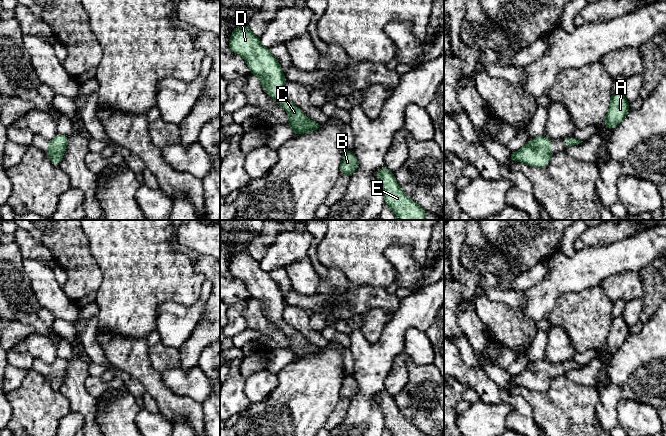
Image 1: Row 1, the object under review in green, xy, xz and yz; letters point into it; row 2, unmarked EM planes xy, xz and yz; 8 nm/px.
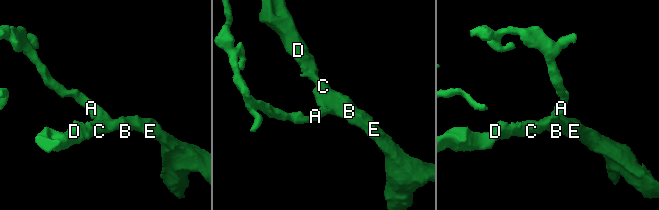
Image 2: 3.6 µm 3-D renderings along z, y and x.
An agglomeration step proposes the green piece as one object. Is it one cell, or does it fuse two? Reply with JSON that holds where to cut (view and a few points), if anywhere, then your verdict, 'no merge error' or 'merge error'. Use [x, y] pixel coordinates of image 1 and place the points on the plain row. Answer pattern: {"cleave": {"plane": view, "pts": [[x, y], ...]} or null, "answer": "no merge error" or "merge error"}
{"cleave": null, "answer": "no merge error"}

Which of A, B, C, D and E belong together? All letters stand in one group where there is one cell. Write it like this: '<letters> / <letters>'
A B C D E

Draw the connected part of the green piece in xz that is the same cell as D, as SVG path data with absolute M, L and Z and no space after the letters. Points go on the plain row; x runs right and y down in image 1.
M248 250L233 254L229 271L233 277L241 279L246 284L252 299L260 302L266 317L288 337L290 346L287 350L294 354L294 359L312 356L321 351L322 348L308 343L298 331L284 321L283 311L286 302L278 284L269 272L261 269L260 262L255 260Z

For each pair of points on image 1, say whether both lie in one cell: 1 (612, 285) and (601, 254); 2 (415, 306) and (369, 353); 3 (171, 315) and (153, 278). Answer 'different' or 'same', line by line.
1: different
2: same
3: different

